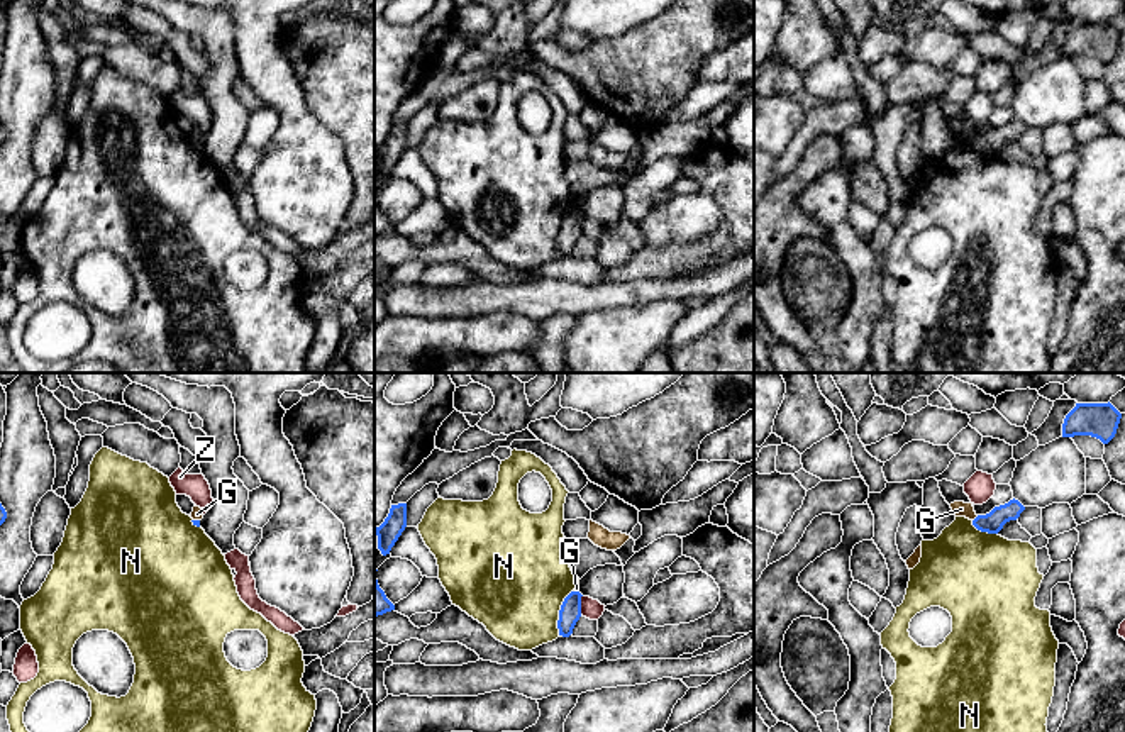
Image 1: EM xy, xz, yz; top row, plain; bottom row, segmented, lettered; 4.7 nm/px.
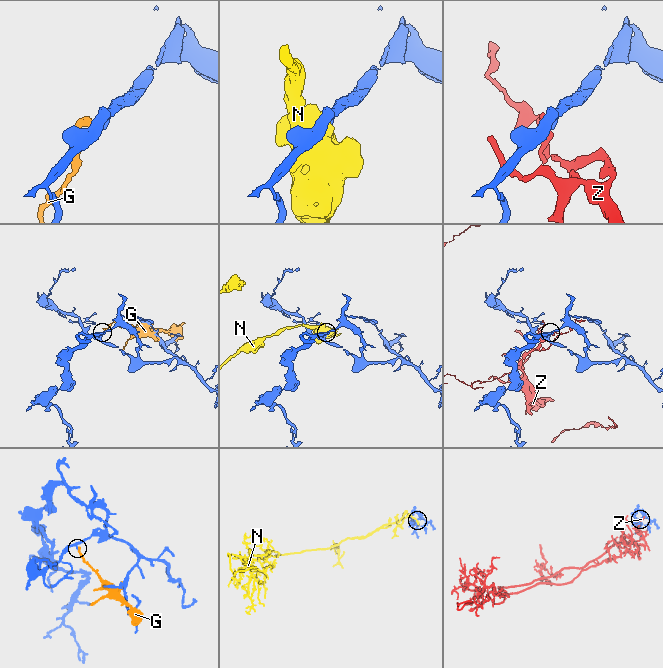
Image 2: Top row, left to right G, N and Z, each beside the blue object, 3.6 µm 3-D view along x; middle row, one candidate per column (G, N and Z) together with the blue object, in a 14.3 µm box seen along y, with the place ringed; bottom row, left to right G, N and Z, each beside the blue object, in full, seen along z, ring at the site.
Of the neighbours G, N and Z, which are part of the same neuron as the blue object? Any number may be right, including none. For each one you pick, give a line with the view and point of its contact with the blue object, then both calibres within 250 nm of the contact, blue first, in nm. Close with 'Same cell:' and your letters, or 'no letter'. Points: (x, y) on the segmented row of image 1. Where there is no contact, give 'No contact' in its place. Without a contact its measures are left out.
Same cell: no letter

